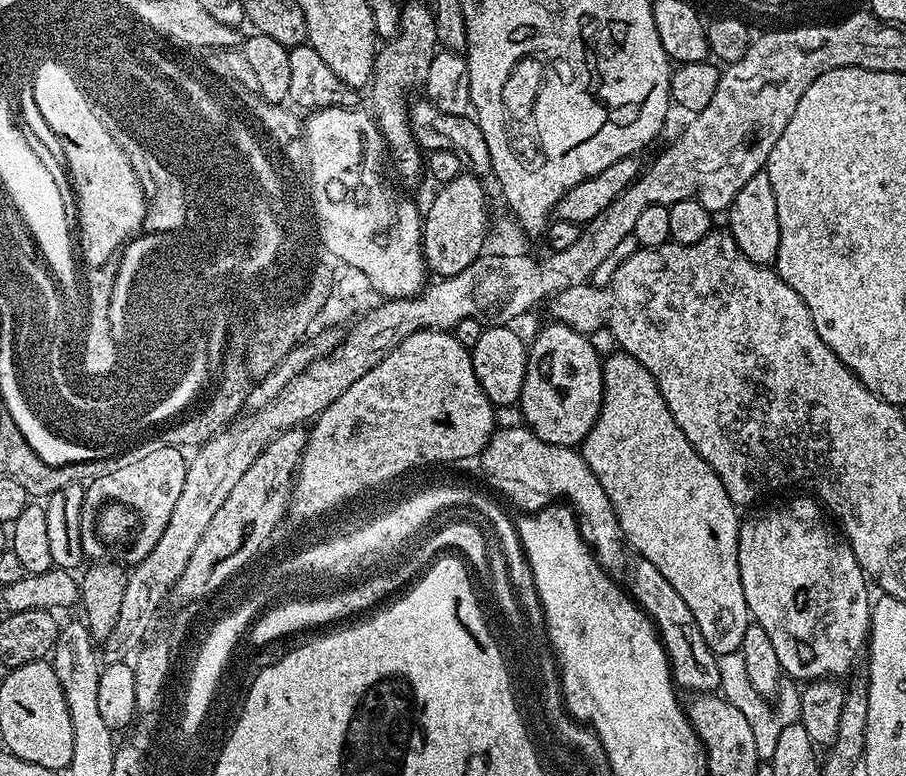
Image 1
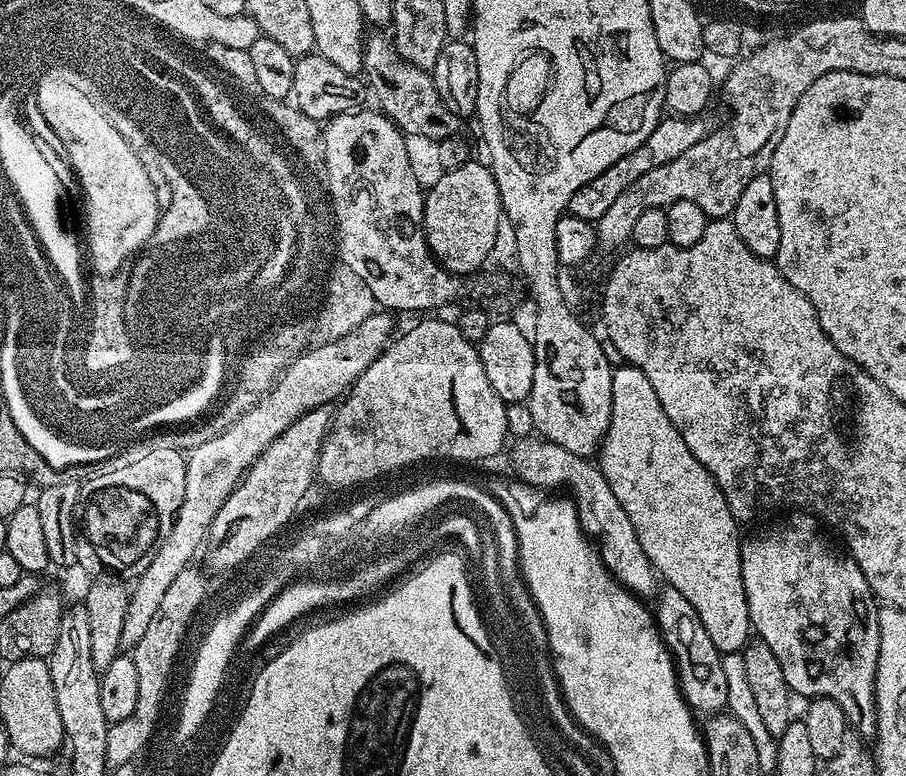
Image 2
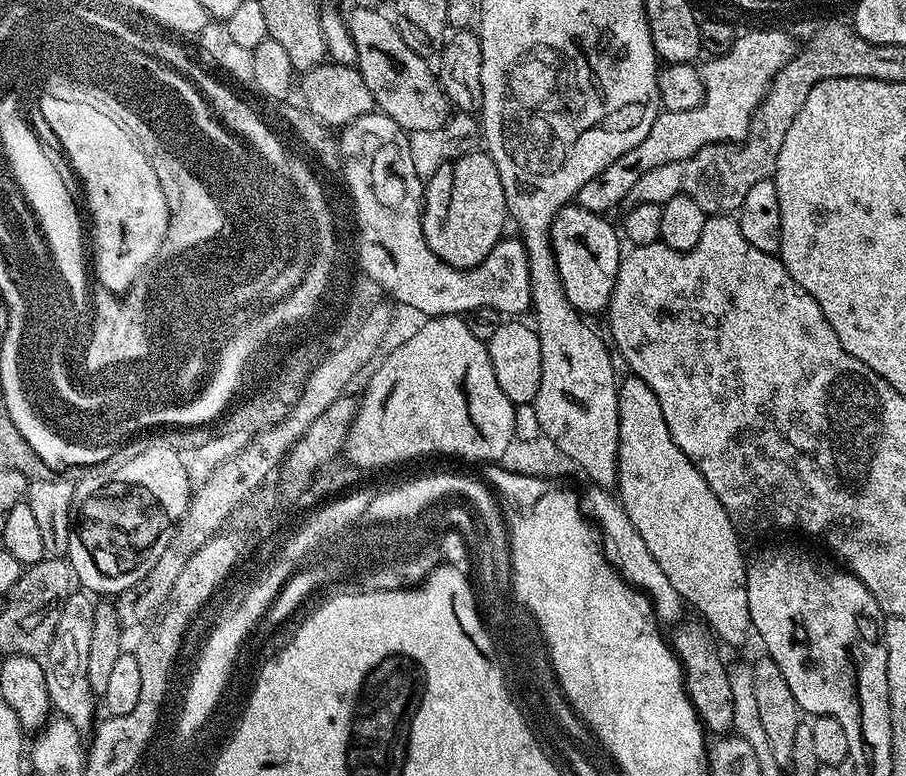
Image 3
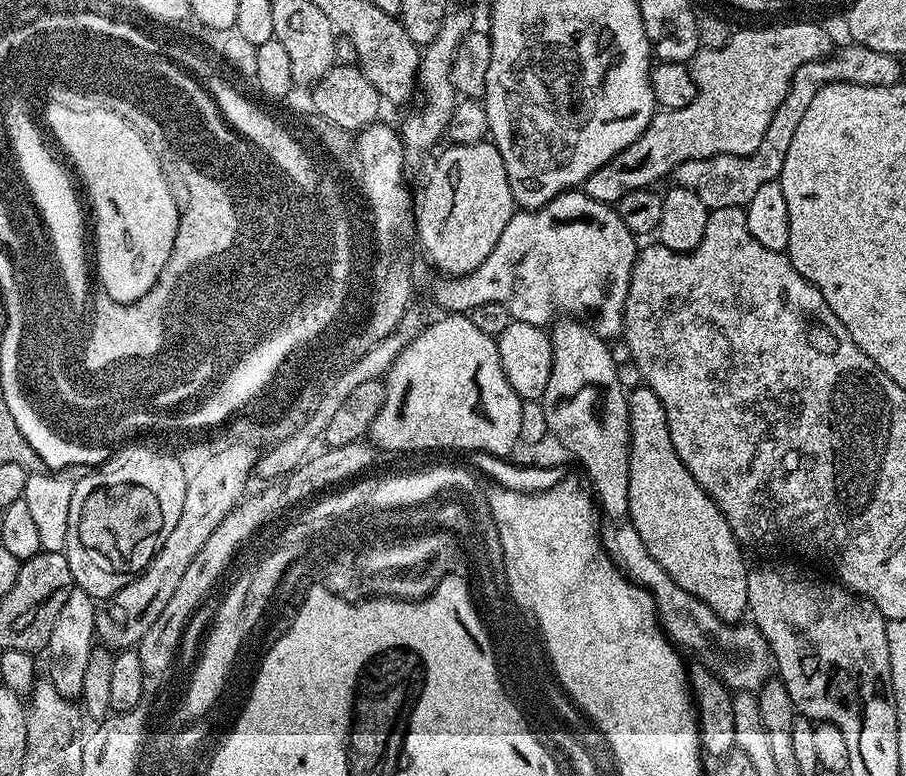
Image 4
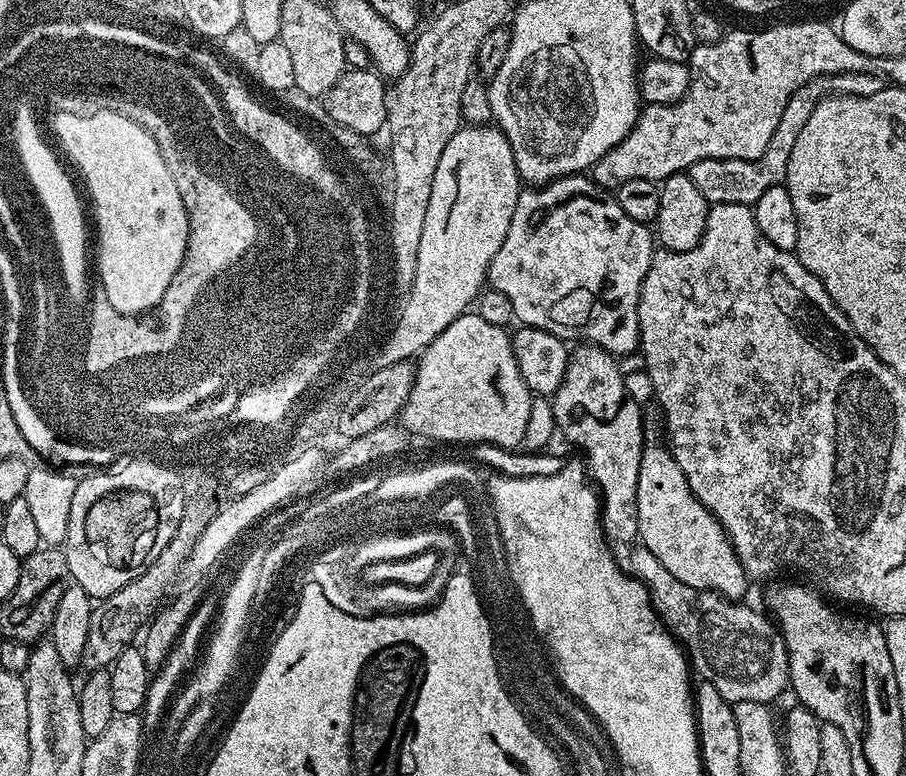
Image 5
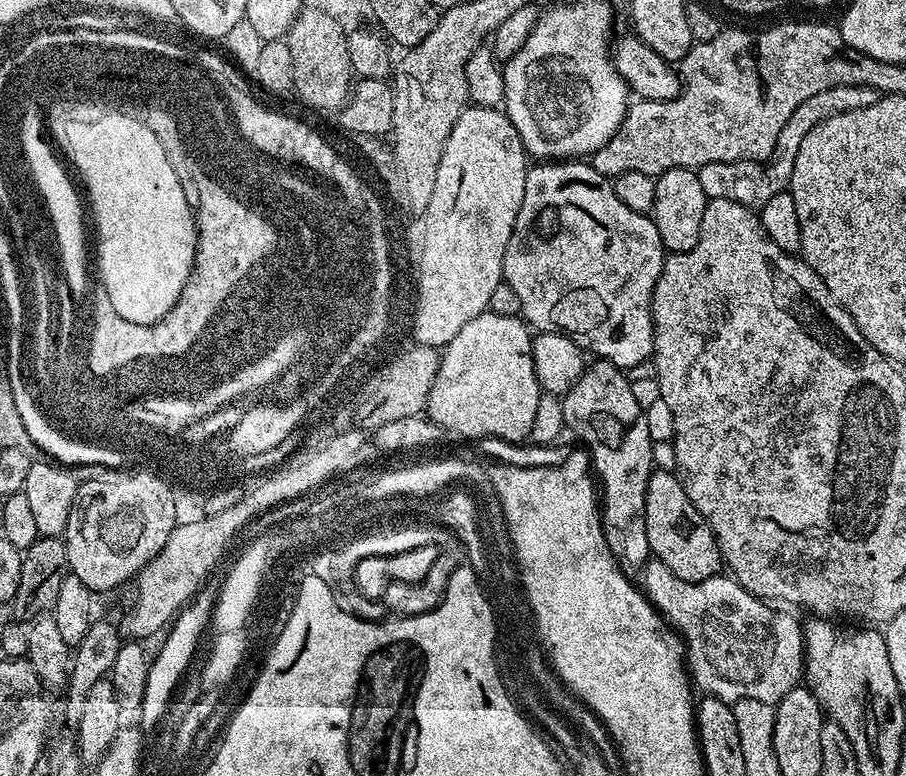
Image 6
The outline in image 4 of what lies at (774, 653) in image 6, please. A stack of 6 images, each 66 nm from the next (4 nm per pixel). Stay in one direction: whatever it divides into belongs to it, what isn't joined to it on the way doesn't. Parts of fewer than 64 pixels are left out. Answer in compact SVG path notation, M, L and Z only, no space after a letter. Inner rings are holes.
M608 522L605 525L602 528L604 549L612 557L616 567L633 584L639 584L640 587L652 595L656 602L656 614L660 618L660 627L664 629L673 645L679 646L681 649L689 648L696 655L695 659L703 662L709 670L716 673L729 690L755 693L761 684L773 675L774 659L766 638L763 637L754 623L737 622L728 624L722 618L718 618L718 614L714 614L714 610L710 610L710 606L706 602L702 602L698 598L694 598L694 594L682 590L682 586L678 586L678 582L674 582L670 578L670 574L666 574L666 570L662 570L662 566L658 566L658 562L654 562L650 550L646 550L646 542L642 542L642 537L638 535L638 530L634 530L631 522Z

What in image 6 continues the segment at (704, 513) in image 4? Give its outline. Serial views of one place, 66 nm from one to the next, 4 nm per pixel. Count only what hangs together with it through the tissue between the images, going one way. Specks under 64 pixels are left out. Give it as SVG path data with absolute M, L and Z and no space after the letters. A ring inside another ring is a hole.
M653 471L646 486L644 517L649 553L663 562L673 574L678 574L678 578L686 578L686 582L702 582L721 571L722 561L716 536L706 518L698 514L694 502L690 502L684 482L675 471Z

